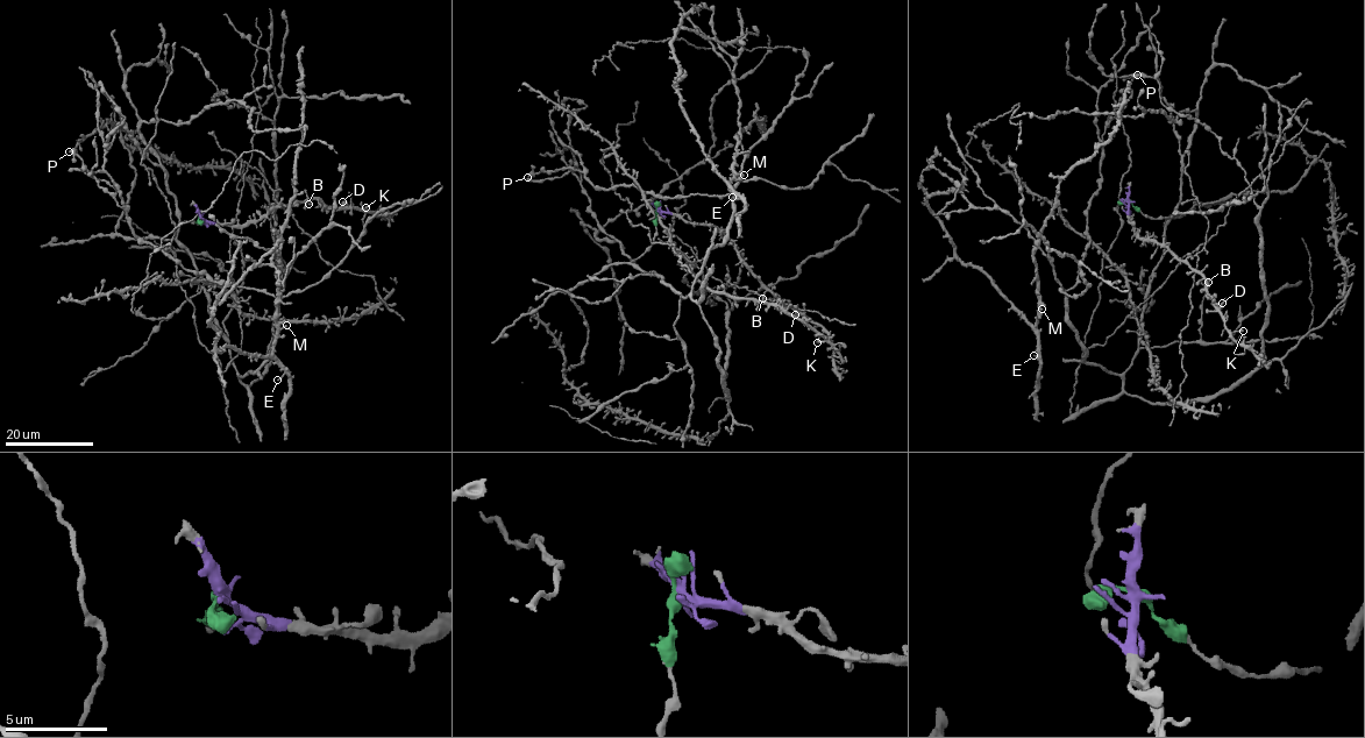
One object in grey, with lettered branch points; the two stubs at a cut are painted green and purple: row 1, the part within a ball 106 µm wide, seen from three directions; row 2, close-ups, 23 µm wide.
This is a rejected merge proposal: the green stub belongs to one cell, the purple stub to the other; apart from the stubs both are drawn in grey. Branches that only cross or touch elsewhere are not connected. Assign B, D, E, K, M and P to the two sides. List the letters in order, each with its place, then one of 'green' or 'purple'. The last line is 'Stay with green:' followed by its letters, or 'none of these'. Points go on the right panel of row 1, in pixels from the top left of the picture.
B: place (1208, 282); purple
D: place (1222, 303); purple
E: place (1033, 355); green
K: place (1243, 331); purple
M: place (1042, 309); green
P: place (1137, 75); green
Stay with green: E, M, P

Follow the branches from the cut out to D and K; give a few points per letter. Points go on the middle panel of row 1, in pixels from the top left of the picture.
D: (658, 211), (677, 214), (688, 221), (711, 225), (723, 233), (745, 264), (782, 303), (798, 314), (795, 314)
K: (658, 211), (723, 233), (782, 303), (819, 324), (823, 332), (817, 343)

